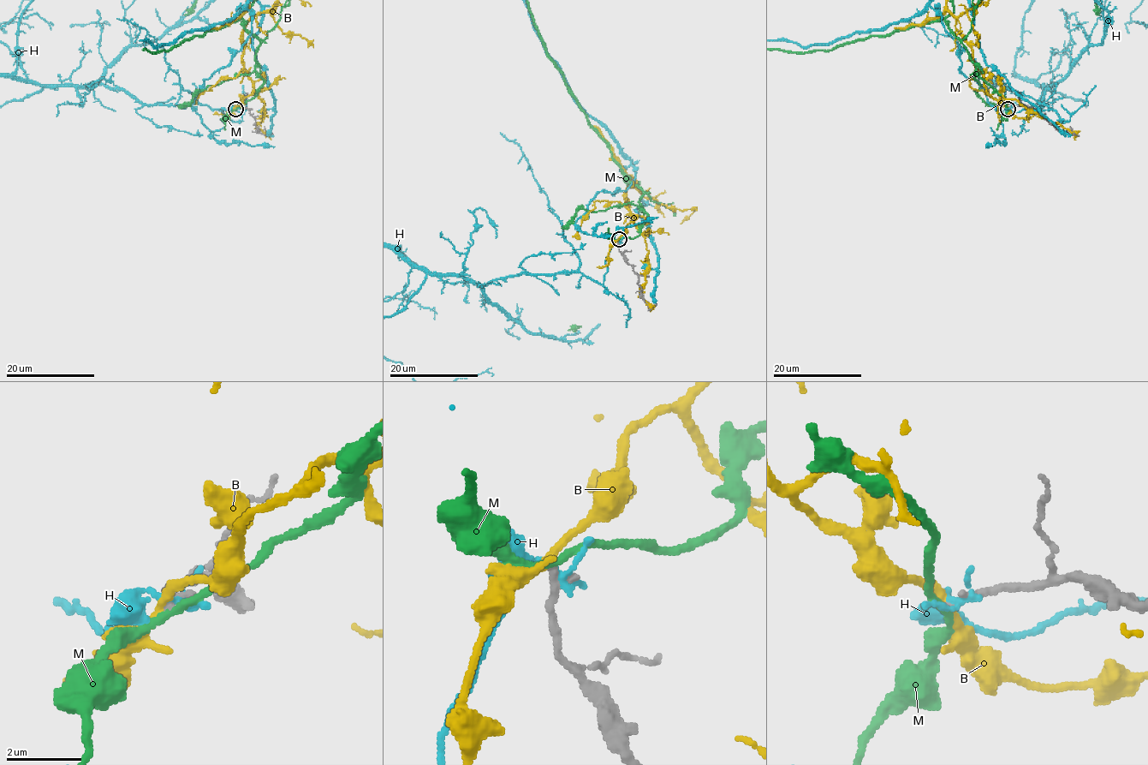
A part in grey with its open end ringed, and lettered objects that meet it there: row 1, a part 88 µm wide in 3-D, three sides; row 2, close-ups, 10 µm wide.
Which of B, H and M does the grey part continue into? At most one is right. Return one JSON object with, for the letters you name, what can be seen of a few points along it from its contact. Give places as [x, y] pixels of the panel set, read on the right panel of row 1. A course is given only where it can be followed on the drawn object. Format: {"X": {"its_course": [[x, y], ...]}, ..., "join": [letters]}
{"join": []}

